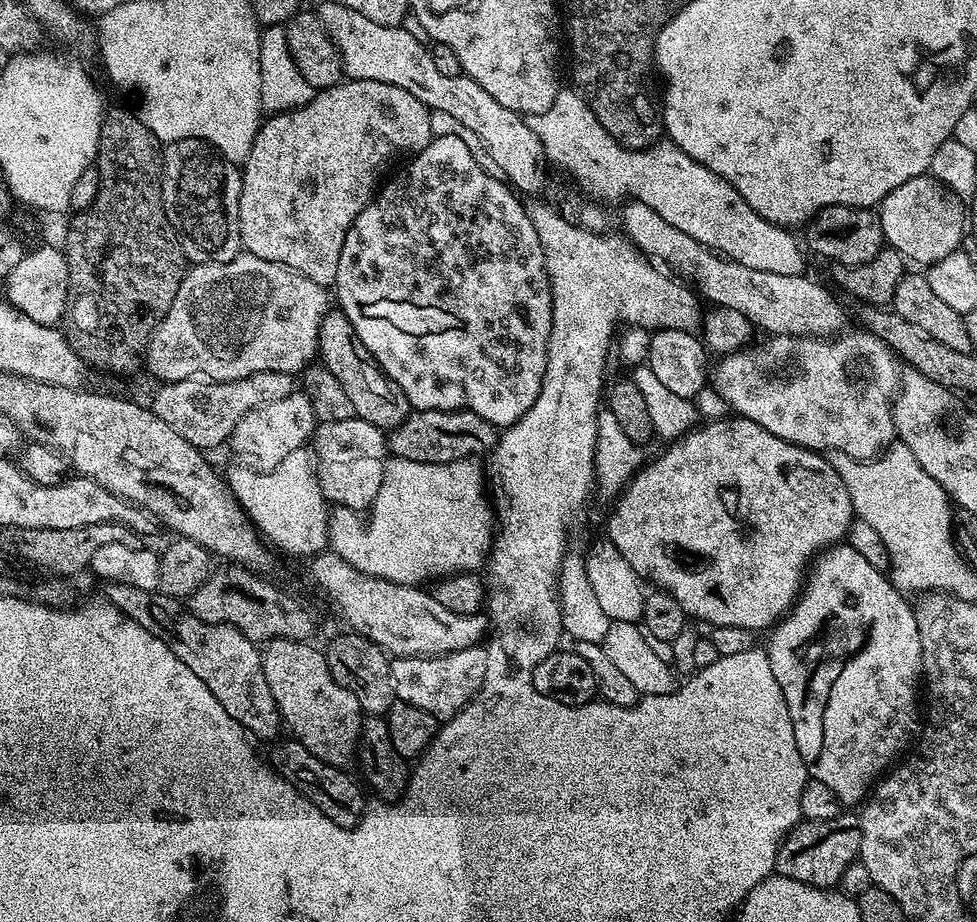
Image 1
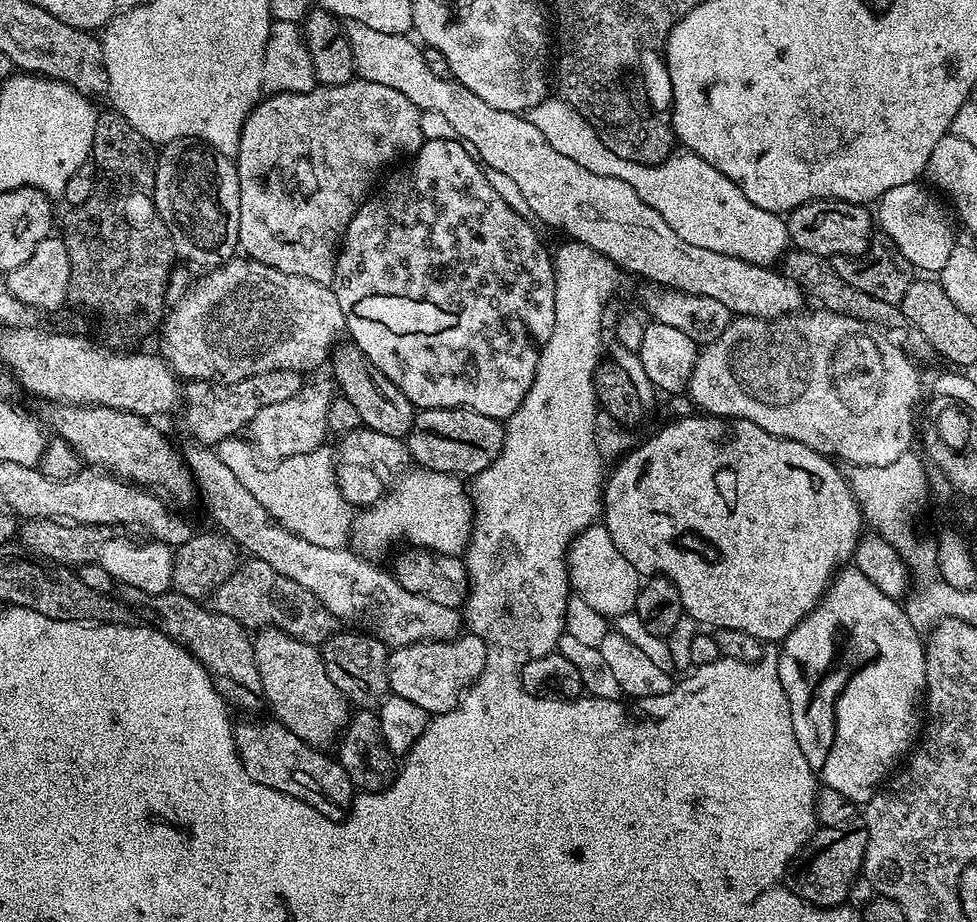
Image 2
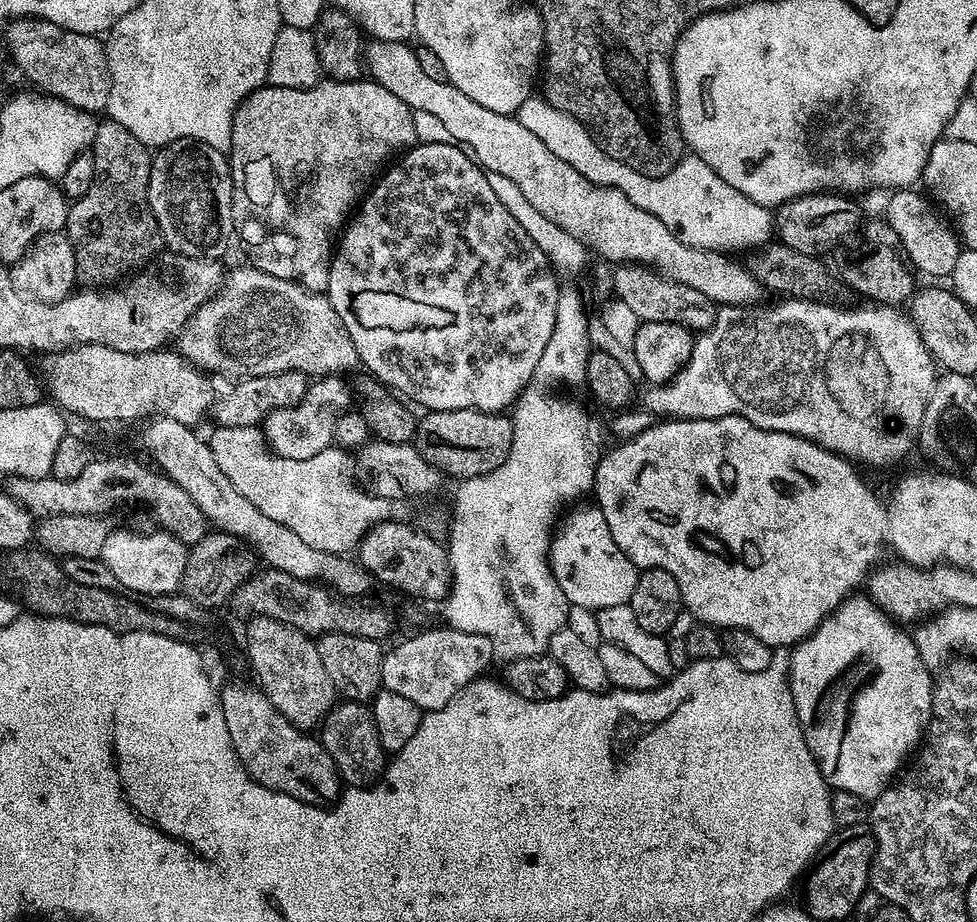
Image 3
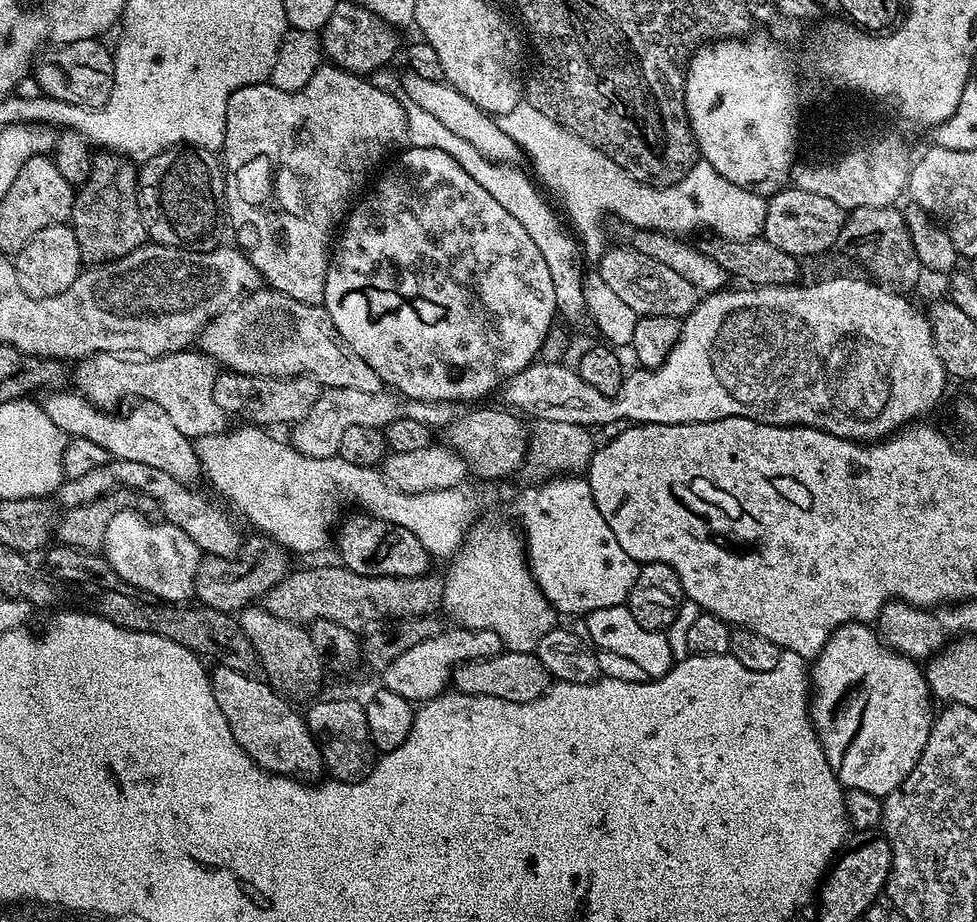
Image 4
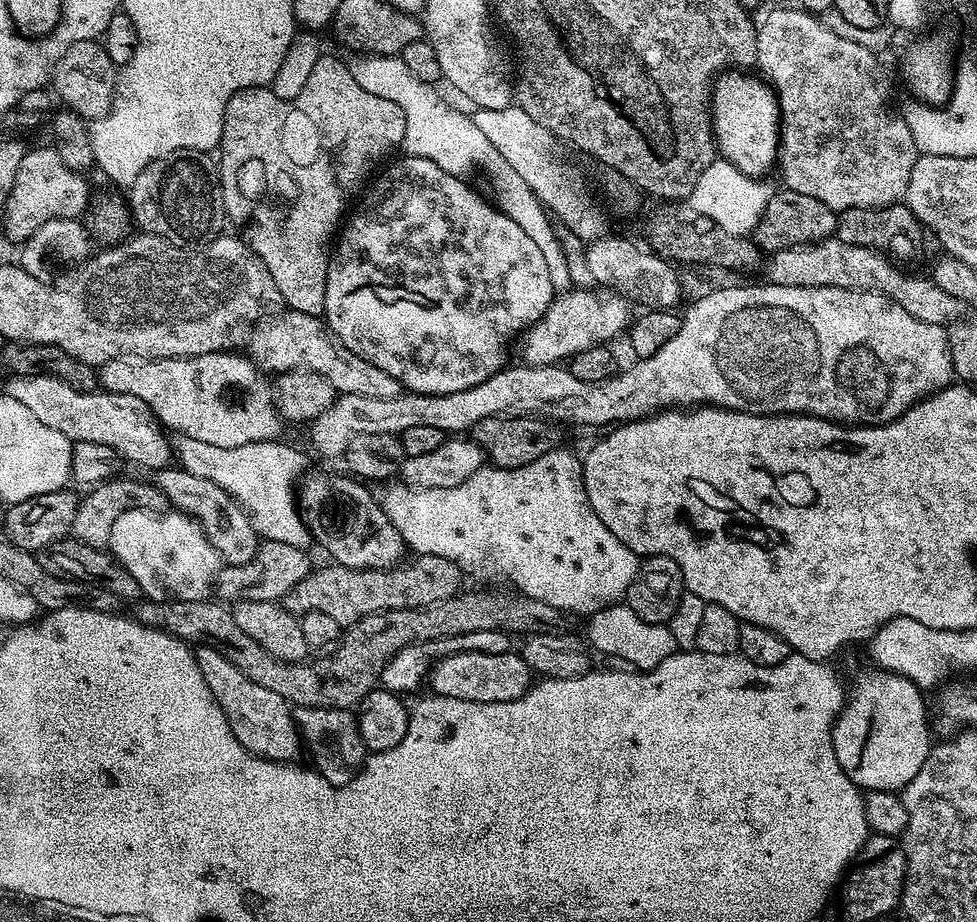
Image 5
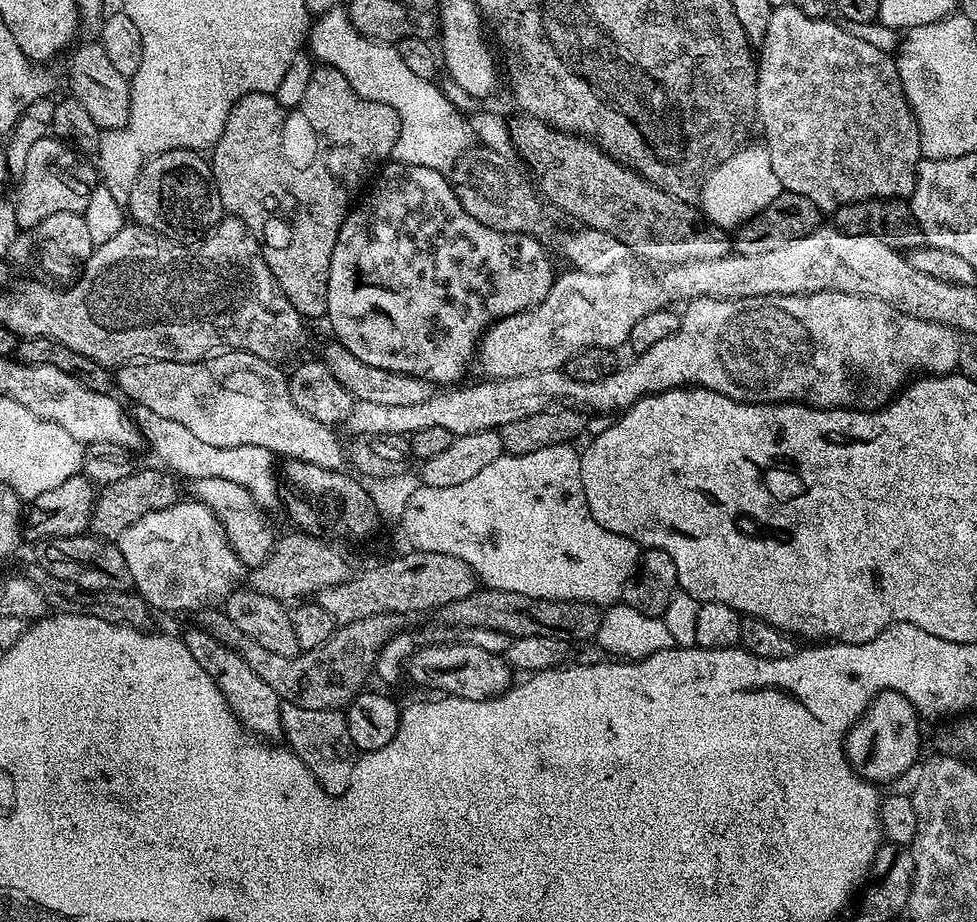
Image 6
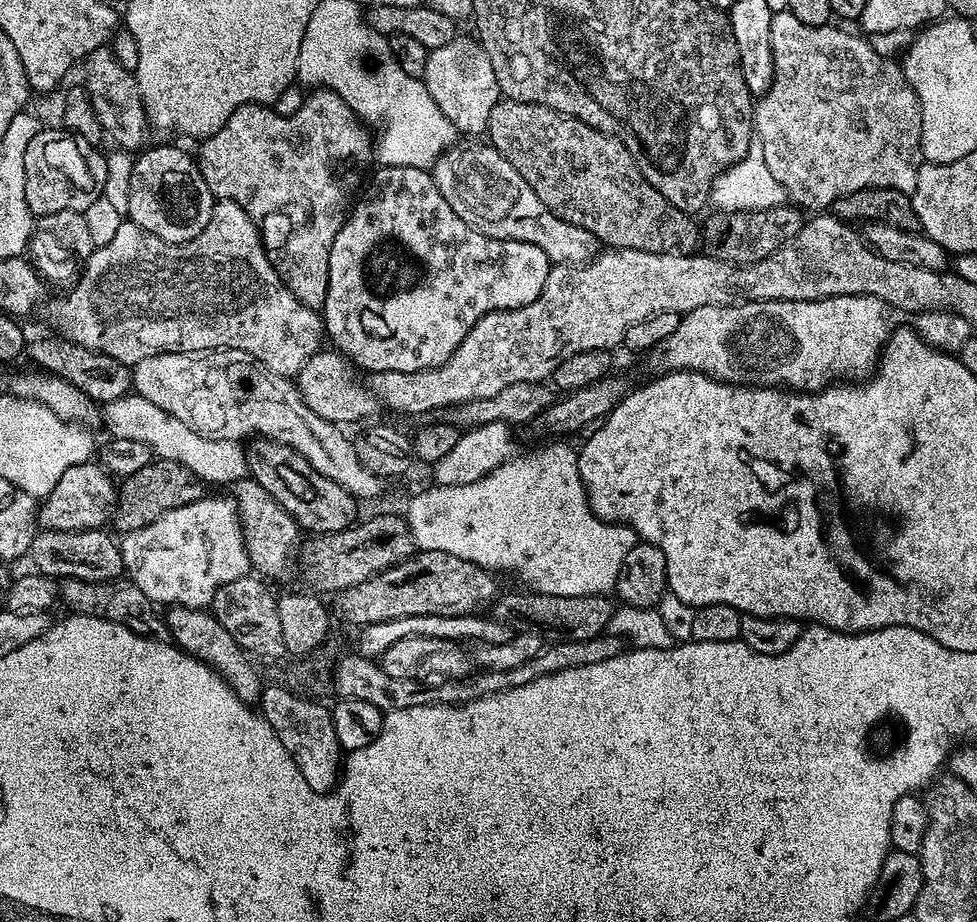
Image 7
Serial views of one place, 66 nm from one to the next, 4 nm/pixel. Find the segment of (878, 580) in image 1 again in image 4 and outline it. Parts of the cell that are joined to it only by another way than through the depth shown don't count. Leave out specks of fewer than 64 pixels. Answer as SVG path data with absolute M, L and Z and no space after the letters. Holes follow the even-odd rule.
M853 622L843 624L834 635L826 642L823 650L817 654L816 659L810 664L810 715L812 724L816 728L818 738L822 742L822 750L826 754L826 762L830 762L830 770L838 778L838 782L844 785L845 789L866 790L866 794L874 794L878 797L889 796L899 784L914 770L926 742L930 738L930 730L934 719L933 701L930 699L928 690L928 678L925 669L911 656L902 656L895 648L884 643L879 635L871 632L869 625L864 622Z

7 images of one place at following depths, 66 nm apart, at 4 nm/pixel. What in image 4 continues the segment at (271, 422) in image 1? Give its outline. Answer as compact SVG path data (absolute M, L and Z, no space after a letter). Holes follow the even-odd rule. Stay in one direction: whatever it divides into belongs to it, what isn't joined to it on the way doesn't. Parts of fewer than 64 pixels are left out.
M324 388L318 402L314 402L310 414L297 424L291 425L290 443L292 447L310 458L330 458L339 453L342 446L342 434L350 430L350 426L366 426L367 428L385 429L396 420L413 420L422 422L433 430L442 430L458 415L458 408L451 400L409 400L401 399L395 391L350 390L349 388Z

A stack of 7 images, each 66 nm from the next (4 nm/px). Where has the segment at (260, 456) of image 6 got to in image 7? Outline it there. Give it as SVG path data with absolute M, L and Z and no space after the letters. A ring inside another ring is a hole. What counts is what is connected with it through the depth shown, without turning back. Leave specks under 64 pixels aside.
M131 393L107 404L102 410L102 424L113 435L112 438L123 442L133 439L150 446L157 459L178 462L192 470L206 484L243 479L247 475L248 463L245 460L245 447L237 440L208 439L179 421L166 410L161 410L154 402L147 401L136 393Z

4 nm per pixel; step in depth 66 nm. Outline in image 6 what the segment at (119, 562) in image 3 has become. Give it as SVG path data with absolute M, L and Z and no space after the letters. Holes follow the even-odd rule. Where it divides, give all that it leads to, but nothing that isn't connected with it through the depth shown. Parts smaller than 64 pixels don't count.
M191 498L166 506L166 510L154 510L126 526L118 538L118 547L126 562L131 587L153 610L161 608L164 612L186 612L190 608L199 610L220 606L241 583L242 565L226 538L224 527L206 505Z

